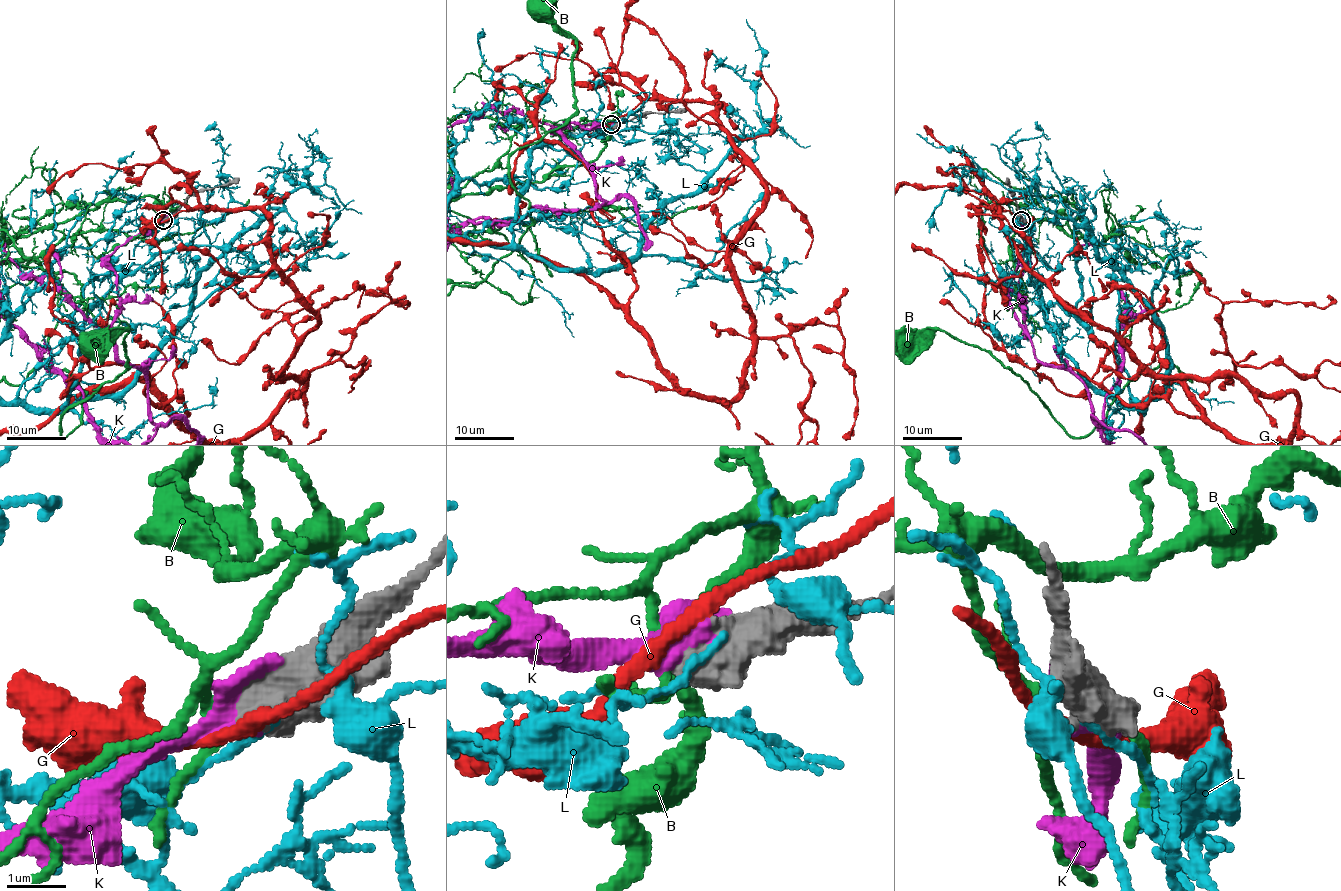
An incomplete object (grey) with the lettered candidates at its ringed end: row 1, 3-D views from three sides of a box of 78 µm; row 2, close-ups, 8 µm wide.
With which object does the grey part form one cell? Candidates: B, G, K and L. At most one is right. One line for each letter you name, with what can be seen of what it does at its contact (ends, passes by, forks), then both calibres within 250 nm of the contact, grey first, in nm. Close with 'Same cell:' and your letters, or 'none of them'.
K: it passes by; calibres 900 and 280 nm
Same cell: K

